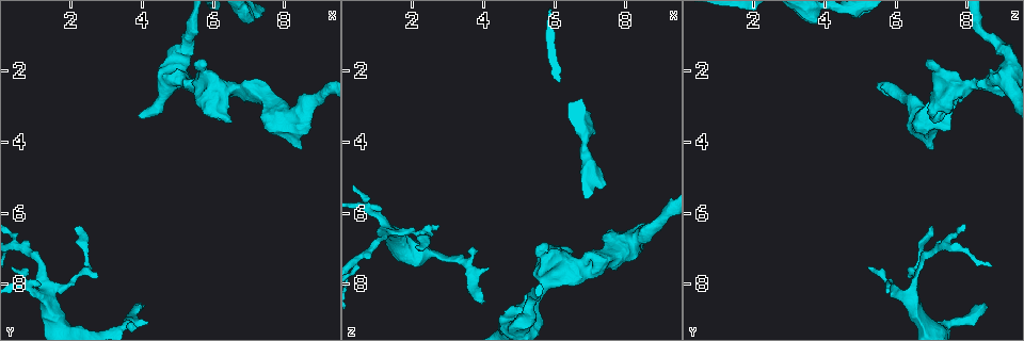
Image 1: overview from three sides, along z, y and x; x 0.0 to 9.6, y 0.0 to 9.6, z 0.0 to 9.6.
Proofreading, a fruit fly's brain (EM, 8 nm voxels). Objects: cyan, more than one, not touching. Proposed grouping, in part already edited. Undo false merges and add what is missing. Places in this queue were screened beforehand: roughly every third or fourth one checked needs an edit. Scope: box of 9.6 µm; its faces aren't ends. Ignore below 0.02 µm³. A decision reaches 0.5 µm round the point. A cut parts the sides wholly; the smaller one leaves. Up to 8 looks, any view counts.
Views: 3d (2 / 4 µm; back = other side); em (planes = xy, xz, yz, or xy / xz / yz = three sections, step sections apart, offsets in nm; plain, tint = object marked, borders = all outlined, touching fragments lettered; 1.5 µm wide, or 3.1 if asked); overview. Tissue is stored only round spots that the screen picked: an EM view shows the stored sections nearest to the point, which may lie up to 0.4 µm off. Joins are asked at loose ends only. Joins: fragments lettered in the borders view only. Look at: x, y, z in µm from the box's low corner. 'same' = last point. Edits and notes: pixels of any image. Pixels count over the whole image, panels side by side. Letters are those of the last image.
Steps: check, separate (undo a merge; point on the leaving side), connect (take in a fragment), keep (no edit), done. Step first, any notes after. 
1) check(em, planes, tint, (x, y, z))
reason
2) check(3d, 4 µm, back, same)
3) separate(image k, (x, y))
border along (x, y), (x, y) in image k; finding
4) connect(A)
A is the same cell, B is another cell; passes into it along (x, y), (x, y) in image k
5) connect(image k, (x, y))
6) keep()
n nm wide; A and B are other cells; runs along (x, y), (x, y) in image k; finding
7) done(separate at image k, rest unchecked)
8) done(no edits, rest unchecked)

check(em, planes, borders, (7.20, 0.60, 3.75))
free end

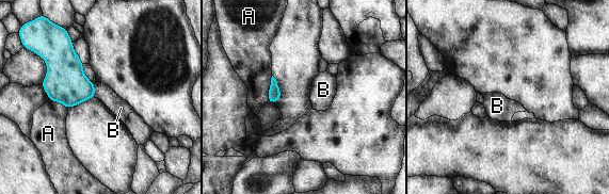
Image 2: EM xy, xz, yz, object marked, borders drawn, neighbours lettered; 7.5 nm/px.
keep()
A and B are other cells; border along (94, 83), (95, 96) in image 2; no lettered fragment goes on from it

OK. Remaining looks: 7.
check(em, planes, plain, (5.70, 2.00, 7.30))
sharp bend

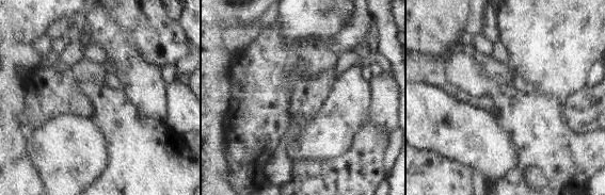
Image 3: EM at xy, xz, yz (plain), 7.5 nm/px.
check(em, planes, borders, same)
see the neighbours

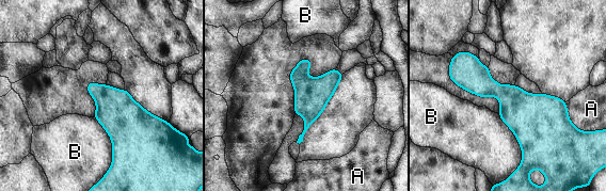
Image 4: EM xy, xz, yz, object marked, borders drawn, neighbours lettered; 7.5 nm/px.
keep()
B touches over 460 nm; A and B are other cells; border along (496, 113), (521, 148), (514, 170) in image 4; one neuron here

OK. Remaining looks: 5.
check(em, planes, borders, (4.00, 8.60, 8.60))
branch stops here

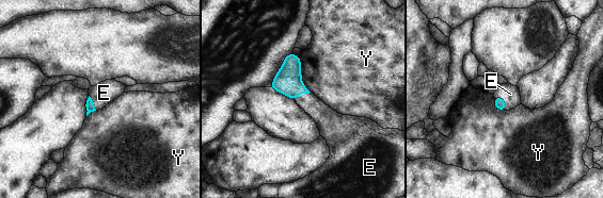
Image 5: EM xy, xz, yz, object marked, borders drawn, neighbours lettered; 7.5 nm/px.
connect(E)
Y touches over 280 nm; E is the same cell, Y is another cell; passes into it along (500, 103), (503, 99), (510, 94) in image 5; it goes on there

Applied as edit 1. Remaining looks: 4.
done(connect at image 5, rest unchecked)

